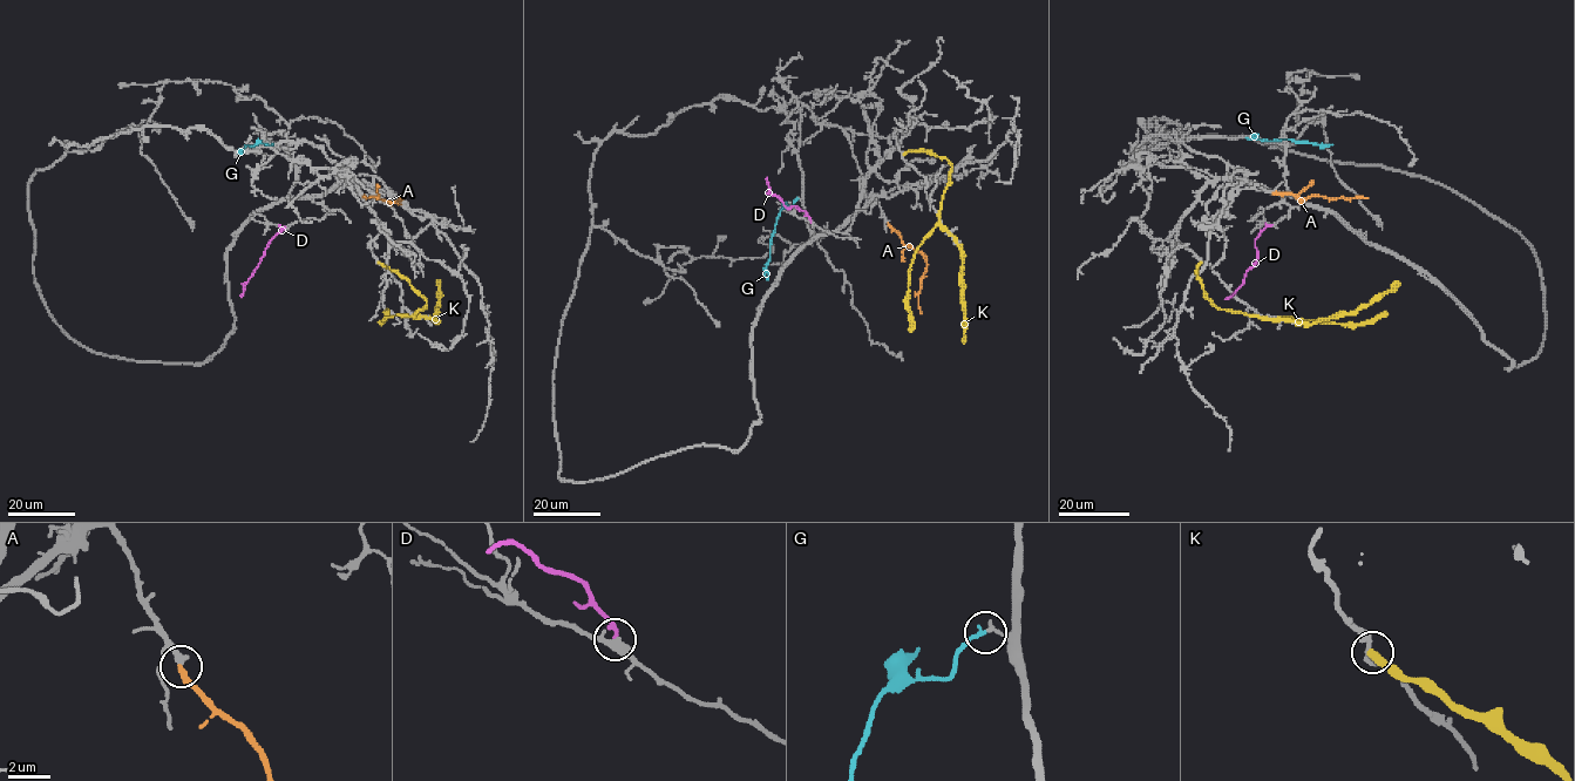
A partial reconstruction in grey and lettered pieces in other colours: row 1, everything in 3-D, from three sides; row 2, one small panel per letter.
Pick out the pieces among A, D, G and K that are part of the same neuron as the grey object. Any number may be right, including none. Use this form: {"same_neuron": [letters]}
{"same_neuron": ["A", "G"]}

